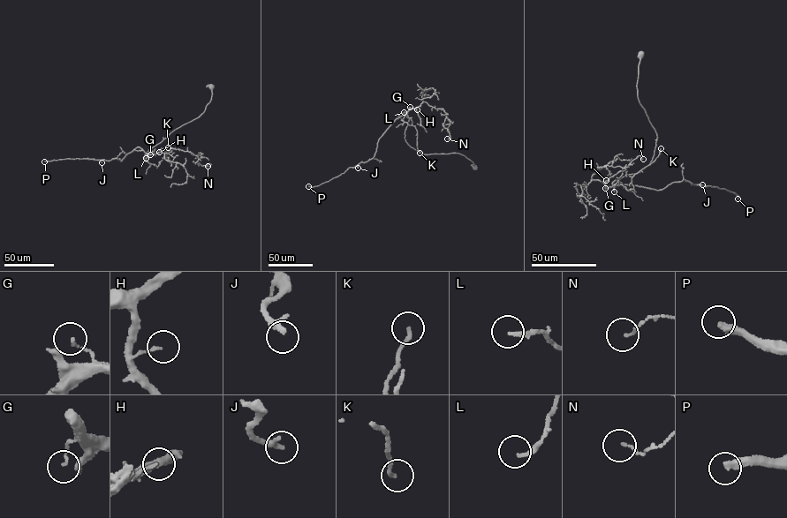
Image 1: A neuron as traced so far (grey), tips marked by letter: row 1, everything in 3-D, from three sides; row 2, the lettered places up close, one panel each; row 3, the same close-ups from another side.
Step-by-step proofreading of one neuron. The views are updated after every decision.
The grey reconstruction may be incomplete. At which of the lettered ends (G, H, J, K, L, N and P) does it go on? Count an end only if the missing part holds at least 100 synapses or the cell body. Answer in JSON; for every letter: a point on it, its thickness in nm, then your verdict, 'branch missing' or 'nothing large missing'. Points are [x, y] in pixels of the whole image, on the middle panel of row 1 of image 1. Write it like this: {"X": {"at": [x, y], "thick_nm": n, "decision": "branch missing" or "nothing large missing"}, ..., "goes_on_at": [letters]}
{"G": {"at": [410, 107], "thick_nm": 100, "decision": "branch missing"}, "H": {"at": [417, 109], "thick_nm": 100, "decision": "nothing large missing"}, "J": {"at": [358, 168], "thick_nm": 280, "decision": "branch missing"}, "K": {"at": [419, 153], "thick_nm": 150, "decision": "nothing large missing"}, "L": {"at": [404, 112], "thick_nm": 200, "decision": "nothing large missing"}, "N": {"at": [447, 138], "thick_nm": 110, "decision": "nothing large missing"}, "P": {"at": [308, 186], "thick_nm": 340, "decision": "branch missing"}, "goes_on_at": ["G", "J", "P"]}

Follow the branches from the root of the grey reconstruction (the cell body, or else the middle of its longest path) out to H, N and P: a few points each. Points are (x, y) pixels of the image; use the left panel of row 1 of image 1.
H: (211, 86), (211, 100), (203, 113), (176, 129), (147, 151), (150, 151), (149, 154), (159, 152)
N: (211, 86), (211, 100), (203, 113), (147, 151), (188, 151), (198, 156), (199, 164), (208, 166)
P: (211, 86), (211, 100), (203, 113), (173, 131), (149, 153), (138, 146), (121, 161), (44, 161)

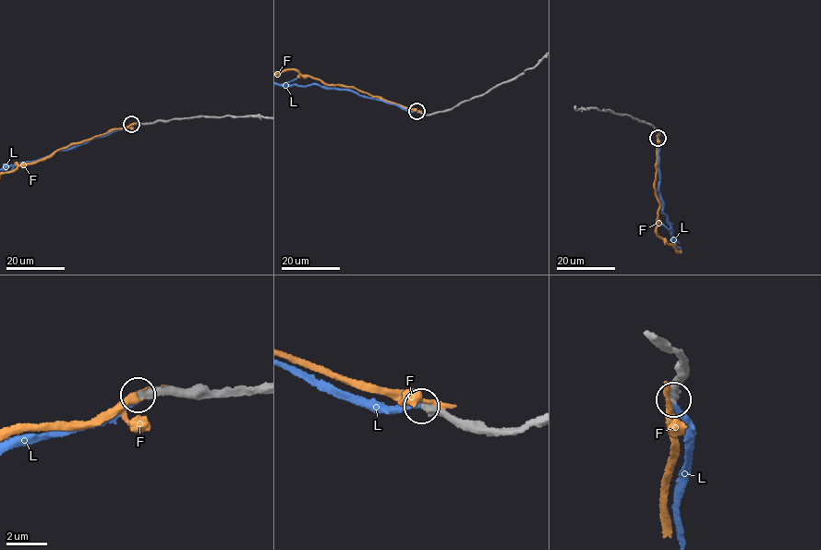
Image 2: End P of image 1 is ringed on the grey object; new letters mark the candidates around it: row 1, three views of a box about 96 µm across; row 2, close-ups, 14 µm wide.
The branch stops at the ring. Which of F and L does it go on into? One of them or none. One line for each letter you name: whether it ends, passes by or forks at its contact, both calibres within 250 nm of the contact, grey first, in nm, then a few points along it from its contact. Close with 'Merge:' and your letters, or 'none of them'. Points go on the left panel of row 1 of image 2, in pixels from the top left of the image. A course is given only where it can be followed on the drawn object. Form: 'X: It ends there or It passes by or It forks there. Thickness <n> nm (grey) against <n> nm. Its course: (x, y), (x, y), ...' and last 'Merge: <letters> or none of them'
L: It ends there. Thickness 360 nm (grey) against 260 nm
Merge: L

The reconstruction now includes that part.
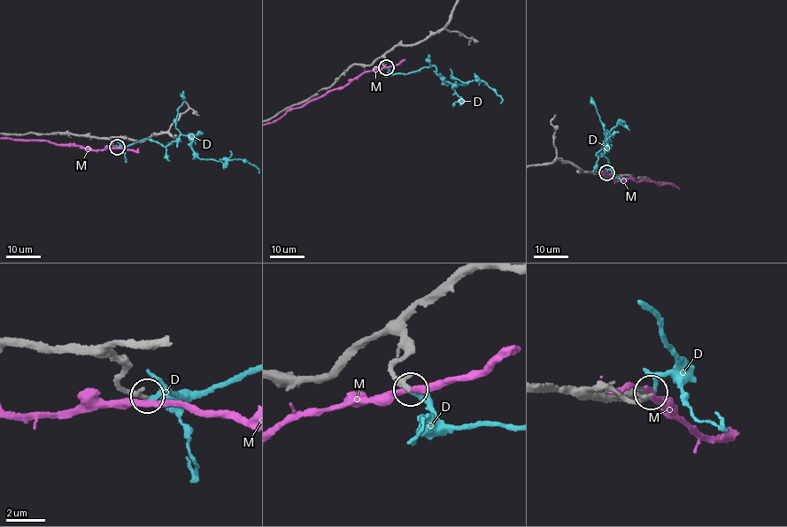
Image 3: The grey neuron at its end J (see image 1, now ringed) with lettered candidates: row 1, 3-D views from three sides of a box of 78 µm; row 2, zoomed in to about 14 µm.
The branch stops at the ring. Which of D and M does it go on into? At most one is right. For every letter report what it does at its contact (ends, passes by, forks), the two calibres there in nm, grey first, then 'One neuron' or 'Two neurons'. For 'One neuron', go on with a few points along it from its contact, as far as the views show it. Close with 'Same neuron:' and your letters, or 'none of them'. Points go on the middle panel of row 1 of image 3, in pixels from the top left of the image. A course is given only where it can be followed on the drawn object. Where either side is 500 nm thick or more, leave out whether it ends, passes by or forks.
D: It passes by. Thickness 300 nm (grey) against 160 nm. One neuron. Its course: (386, 68), (394, 74), (433, 65), (451, 83), (456, 83), (451, 76), (464, 82), (482, 80), (500, 103)
M: It passes by. Thickness 300 nm (grey) against 280 nm. Two neurons
Same neuron: D

